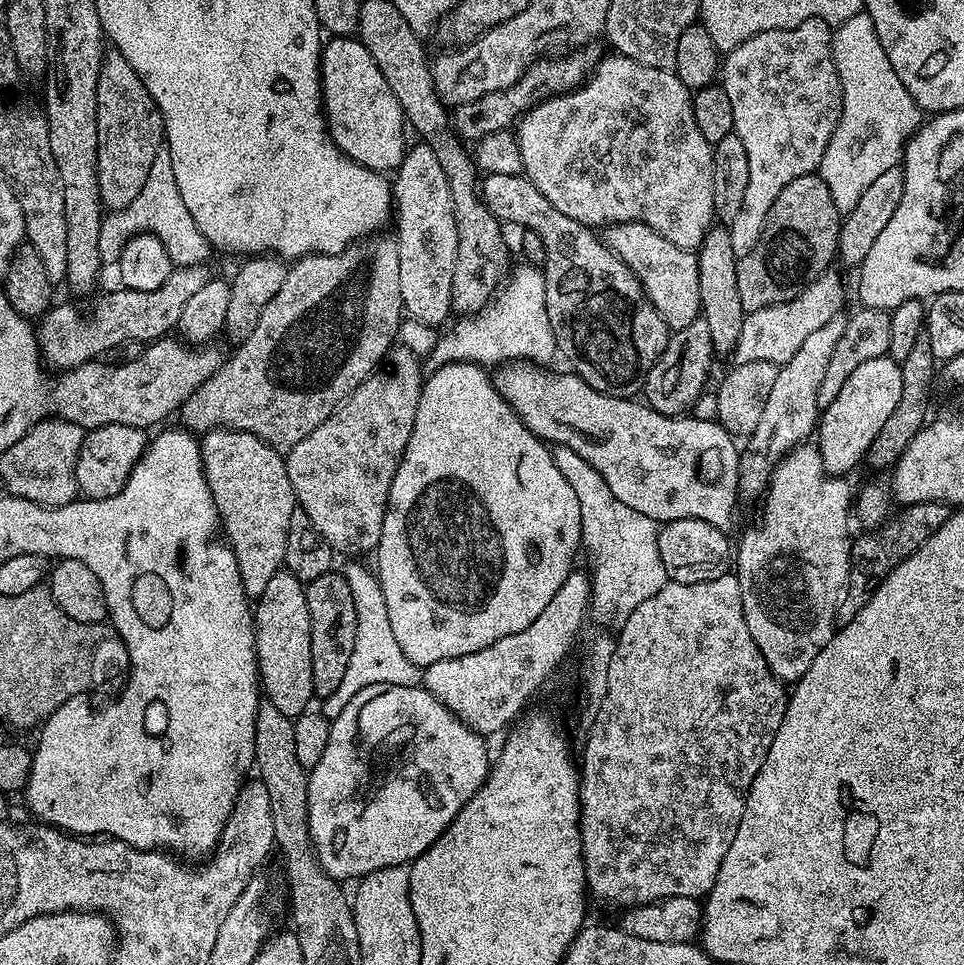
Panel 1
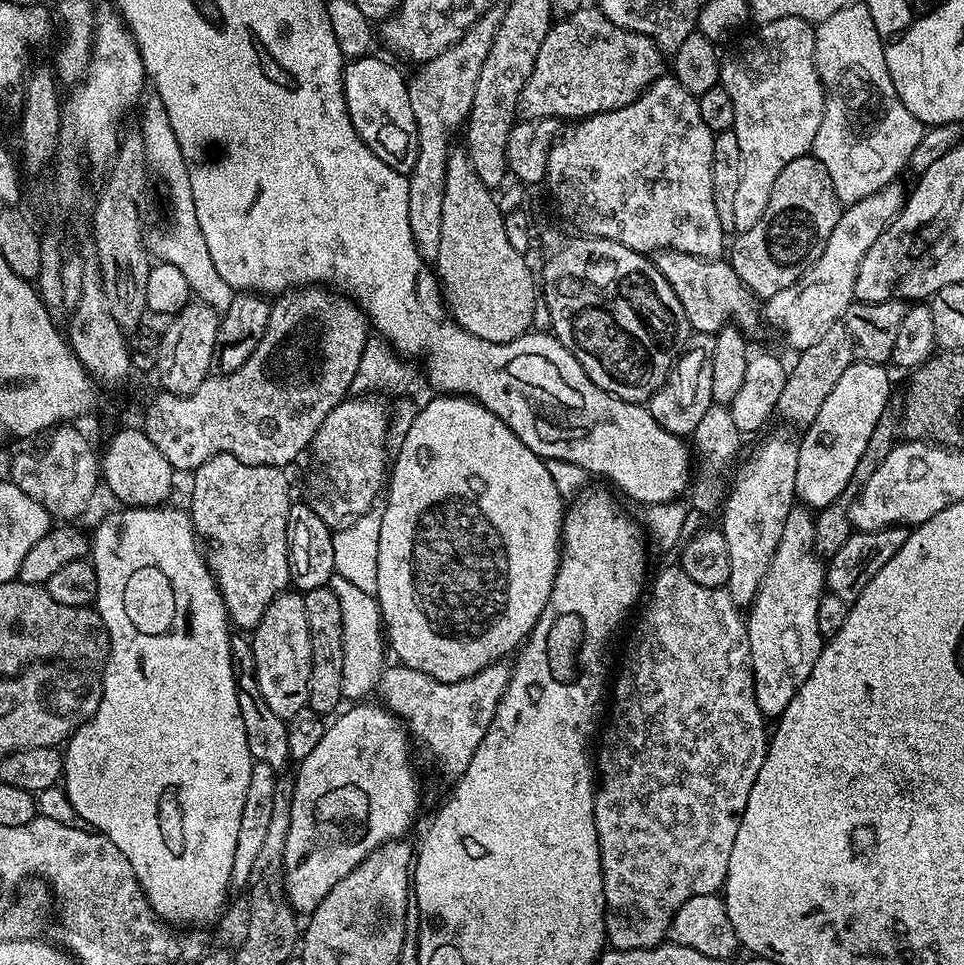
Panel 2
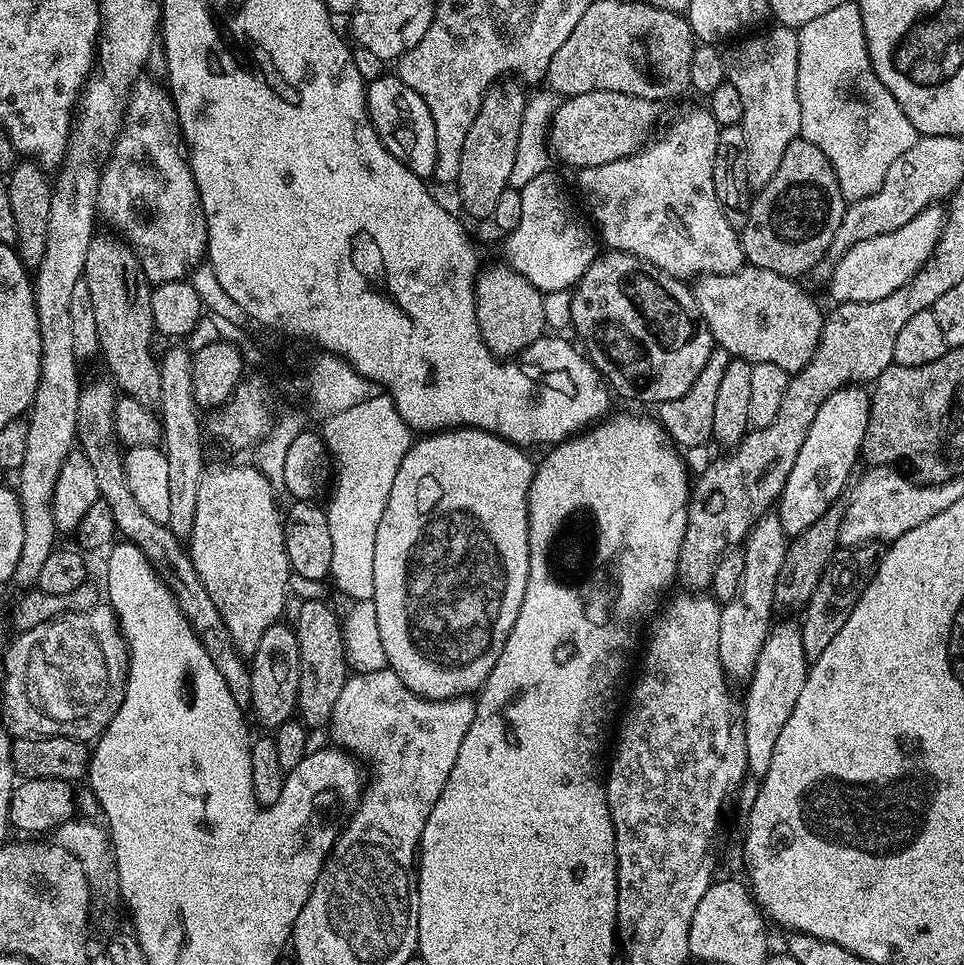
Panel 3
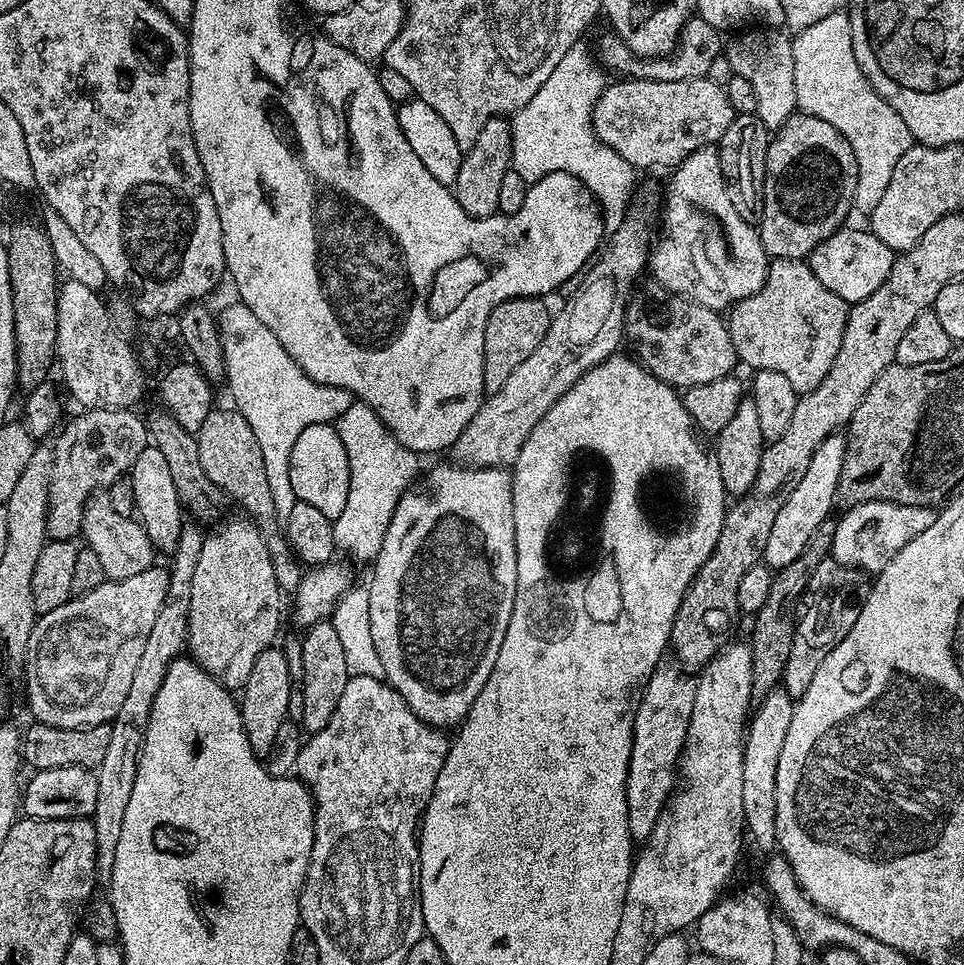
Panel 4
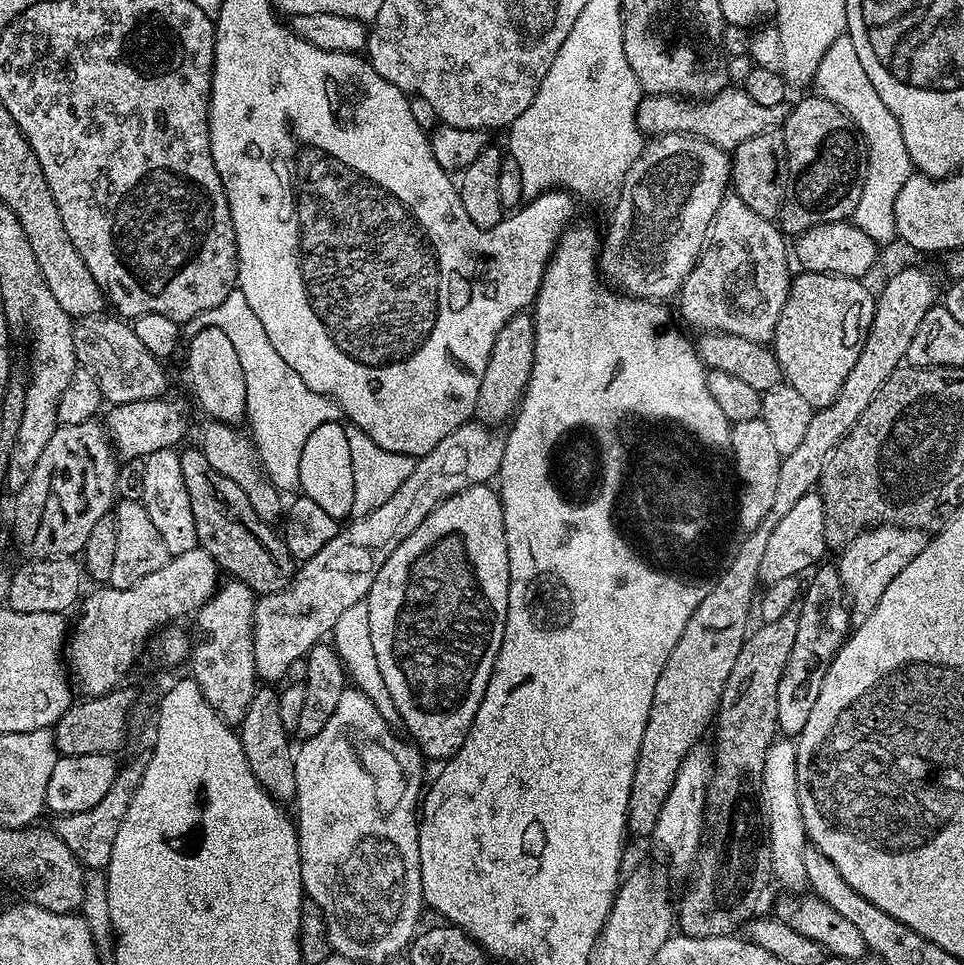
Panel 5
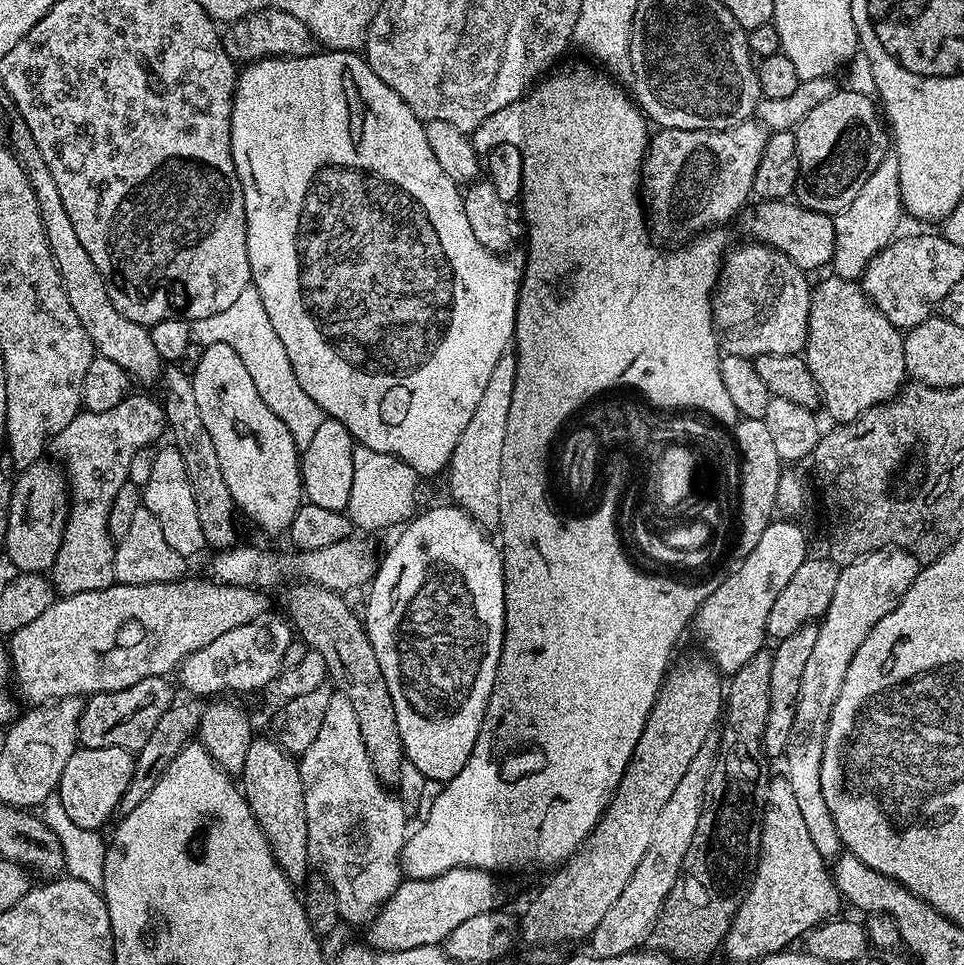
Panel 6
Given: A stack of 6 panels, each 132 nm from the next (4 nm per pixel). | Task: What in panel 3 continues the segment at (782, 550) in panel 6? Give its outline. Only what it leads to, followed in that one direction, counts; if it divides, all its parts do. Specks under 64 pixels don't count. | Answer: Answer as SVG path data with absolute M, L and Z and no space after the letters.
M860 386L839 388L818 406L818 414L814 414L814 422L810 422L810 430L806 430L806 442L802 442L798 458L794 458L794 470L790 470L790 478L786 478L786 486L778 501L778 515L785 536L797 536L802 530L814 526L814 522L839 501L836 499L840 491L849 487L848 475L860 456L869 414L870 396Z

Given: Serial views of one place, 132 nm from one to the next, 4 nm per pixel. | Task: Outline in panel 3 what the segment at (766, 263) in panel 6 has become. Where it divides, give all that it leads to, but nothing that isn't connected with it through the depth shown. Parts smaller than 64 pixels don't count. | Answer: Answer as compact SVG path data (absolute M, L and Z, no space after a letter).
M700 106L700 108L694 109L693 112L688 112L685 116L678 117L657 140L649 139L646 146L641 148L640 151L635 152L633 156L627 156L614 162L606 162L602 166L582 168L575 173L576 184L580 187L581 197L579 196L579 199L581 201L584 199L585 202L588 203L588 208L592 211L592 216L590 215L591 223L598 233L599 239L603 241L603 243L605 240L605 242L608 243L607 247L611 249L611 251L625 252L631 256L637 256L646 262L650 262L654 266L658 266L663 272L668 272L672 276L681 278L730 274L731 272L736 272L739 268L745 267L744 251L740 245L737 229L735 227L732 229L731 222L724 217L724 215L726 215L725 209L722 207L718 197L716 197L716 191L714 190L714 158L718 150L718 134L720 133L720 129L720 124L714 122L714 118L708 112L707 107Z

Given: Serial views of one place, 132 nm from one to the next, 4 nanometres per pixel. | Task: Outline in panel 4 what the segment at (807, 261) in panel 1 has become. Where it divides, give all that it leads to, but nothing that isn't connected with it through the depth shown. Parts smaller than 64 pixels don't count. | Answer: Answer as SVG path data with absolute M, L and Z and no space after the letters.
M797 111L768 141L764 163L764 207L758 231L769 257L804 260L845 223L854 208L858 162L850 142L822 116Z

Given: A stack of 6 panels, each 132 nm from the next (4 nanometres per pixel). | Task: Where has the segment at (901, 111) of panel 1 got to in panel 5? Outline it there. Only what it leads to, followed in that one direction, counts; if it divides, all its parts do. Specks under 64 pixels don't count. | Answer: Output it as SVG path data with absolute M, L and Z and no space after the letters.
M847 34L834 38L826 54L822 54L822 62L818 62L814 77L814 88L851 118L866 149L864 185L854 213L855 224L878 246L895 241L894 201L898 199L898 190L902 190L906 178L914 175L912 159L906 150L906 142L902 142L898 118L894 118L894 114L886 110L886 102L878 98L878 90L874 90L870 78L866 78L866 70L862 70L862 61L854 50L854 42Z

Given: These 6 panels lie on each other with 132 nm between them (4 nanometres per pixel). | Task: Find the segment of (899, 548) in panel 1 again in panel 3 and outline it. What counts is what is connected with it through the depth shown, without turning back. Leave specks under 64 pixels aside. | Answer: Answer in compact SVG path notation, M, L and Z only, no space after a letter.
M876 542L844 546L832 555L810 602L802 609L804 620L799 621L802 650L806 650L808 661L817 660L822 650L826 650L830 642L834 642L834 634L838 634L838 630L846 626L846 618L850 618L852 607L858 602L858 598L862 598L878 570L881 555L881 545Z

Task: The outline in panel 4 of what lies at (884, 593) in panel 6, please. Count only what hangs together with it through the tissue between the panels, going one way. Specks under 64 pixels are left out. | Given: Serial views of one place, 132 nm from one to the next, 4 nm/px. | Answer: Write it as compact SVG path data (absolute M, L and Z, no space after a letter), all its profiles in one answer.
M875 500L847 509L841 520L835 521L831 559L869 574L878 574L922 530L934 526L936 512L922 506L902 506L885 500Z

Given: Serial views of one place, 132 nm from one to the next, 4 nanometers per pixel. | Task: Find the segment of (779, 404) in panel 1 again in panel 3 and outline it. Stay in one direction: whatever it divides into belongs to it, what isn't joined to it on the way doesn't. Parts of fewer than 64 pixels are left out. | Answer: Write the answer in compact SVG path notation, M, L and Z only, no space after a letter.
M776 514L763 516L742 541L744 570L740 585L734 598L721 607L718 622L718 658L729 681L747 682L756 669L758 654L762 654L762 646L772 631L772 608L777 607L774 586L778 582L778 570L782 570L782 558L786 558L788 541L789 537L784 535L782 522Z

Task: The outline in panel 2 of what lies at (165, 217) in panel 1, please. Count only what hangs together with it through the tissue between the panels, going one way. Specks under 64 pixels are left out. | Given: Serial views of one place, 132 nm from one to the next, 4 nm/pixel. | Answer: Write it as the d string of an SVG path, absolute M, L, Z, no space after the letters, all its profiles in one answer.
M154 92L145 97L140 106L141 110L138 131L143 138L149 165L153 166L155 175L157 172L164 182L171 208L168 228L161 233L156 232L153 235L151 233L147 237L146 243L149 253L161 263L177 266L178 270L185 275L187 285L192 290L192 296L223 313L229 308L236 291L222 279L218 269L214 267L214 262L211 261L206 238L203 237L201 227L198 226L193 191L190 187L189 170L185 164L185 158L182 157L182 148L178 143L178 138L174 138L170 118L166 115L165 103Z

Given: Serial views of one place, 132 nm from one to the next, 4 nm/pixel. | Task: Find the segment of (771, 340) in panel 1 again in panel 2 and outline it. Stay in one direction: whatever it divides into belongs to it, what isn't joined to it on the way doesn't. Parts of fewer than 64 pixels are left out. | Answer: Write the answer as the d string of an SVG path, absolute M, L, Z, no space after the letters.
M893 182L882 186L870 198L862 202L847 205L838 218L838 226L826 238L826 250L794 282L794 286L786 286L786 290L778 290L778 294L767 297L762 308L762 316L769 320L778 331L784 335L784 340L795 350L803 350L814 346L838 318L856 300L854 282L858 278L858 266L862 258L866 258L866 250L874 242L878 242L878 234L882 234L896 220L896 216L906 203L906 188L900 182Z

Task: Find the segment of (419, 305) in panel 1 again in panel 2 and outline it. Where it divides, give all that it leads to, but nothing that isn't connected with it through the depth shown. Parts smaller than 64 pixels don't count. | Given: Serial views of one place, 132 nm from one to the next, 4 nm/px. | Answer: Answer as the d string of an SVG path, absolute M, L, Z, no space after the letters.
M486 14L468 33L450 50L442 50L438 58L425 60L420 68L408 80L408 93L410 94L410 106L414 106L414 118L418 126L418 162L414 162L414 170L407 173L408 193L408 217L410 218L410 230L414 234L414 242L418 250L424 255L424 259L435 261L438 254L438 238L442 234L442 194L446 190L446 162L450 145L453 143L452 131L463 125L468 119L472 103L474 102L474 86L478 86L478 73L482 70L482 62L486 62L486 54L492 45L492 39L496 33L497 17Z

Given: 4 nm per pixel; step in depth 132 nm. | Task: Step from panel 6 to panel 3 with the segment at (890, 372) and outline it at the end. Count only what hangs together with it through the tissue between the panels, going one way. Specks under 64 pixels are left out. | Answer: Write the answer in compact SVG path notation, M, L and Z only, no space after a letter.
M745 266L730 274L695 277L691 289L713 341L726 349L729 357L744 360L750 365L774 362L774 366L782 366L782 370L790 374L800 372L810 362L824 329L825 313L820 312L811 294L793 277Z

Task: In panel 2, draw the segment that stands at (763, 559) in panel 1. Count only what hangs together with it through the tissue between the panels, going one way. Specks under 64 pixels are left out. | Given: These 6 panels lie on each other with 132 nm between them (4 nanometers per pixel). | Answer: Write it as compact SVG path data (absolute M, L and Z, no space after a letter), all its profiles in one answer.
M793 506L786 518L786 526L782 528L782 542L778 542L778 550L774 550L770 570L766 570L766 578L746 612L750 658L753 660L754 697L757 698L758 710L766 718L779 718L786 706L790 706L802 682L810 678L810 670L814 670L814 662L822 647L818 630L818 602L824 593L826 564L812 545L815 526L815 515L807 507Z

